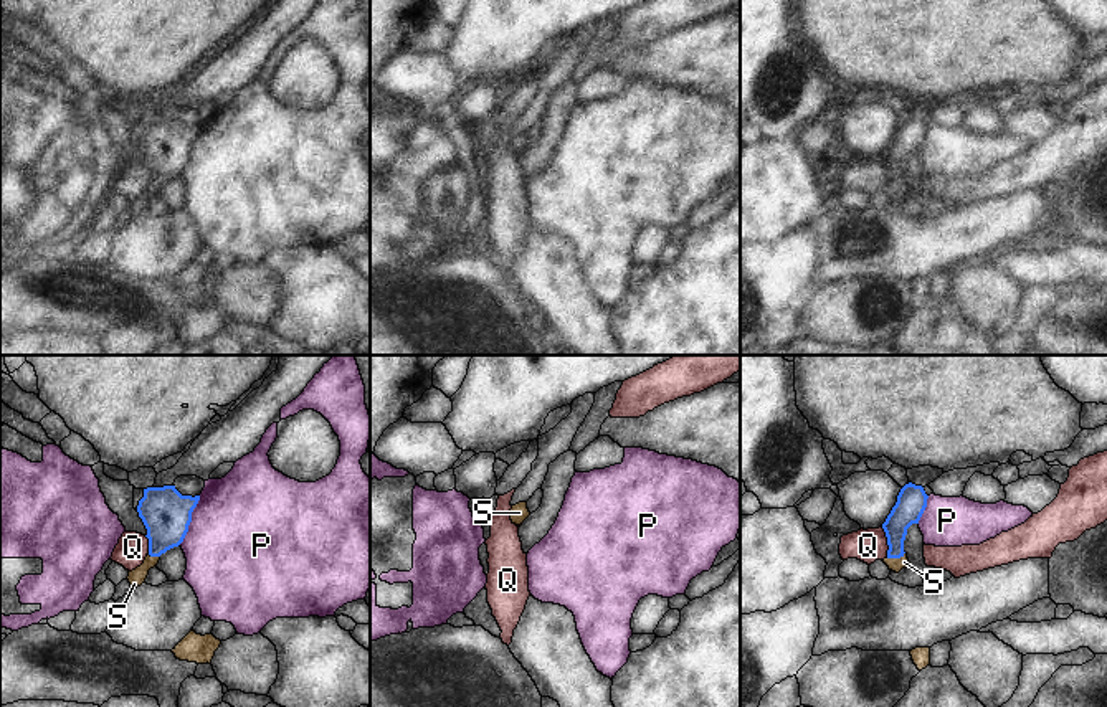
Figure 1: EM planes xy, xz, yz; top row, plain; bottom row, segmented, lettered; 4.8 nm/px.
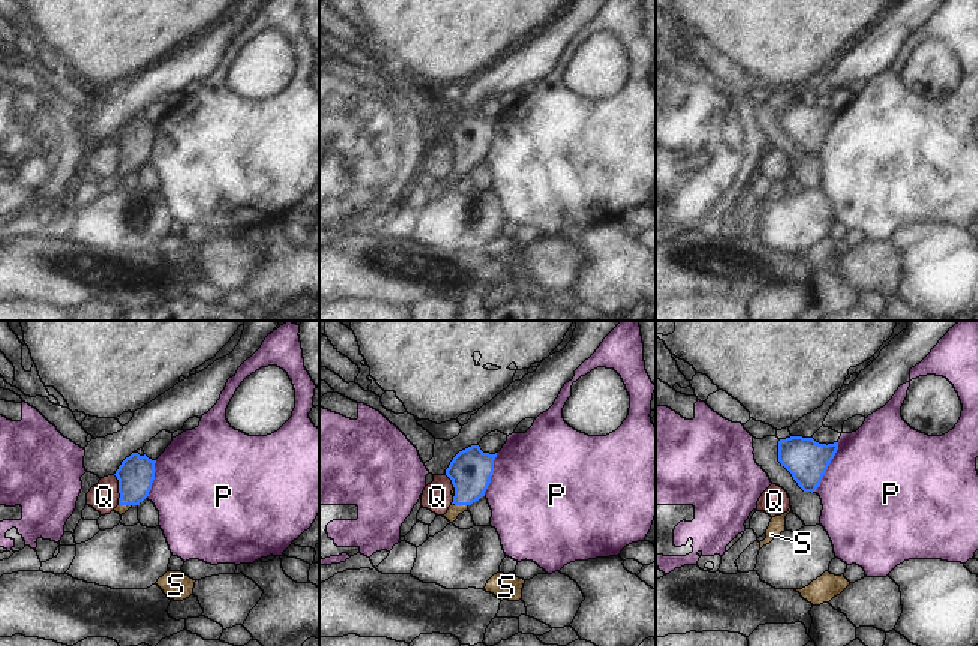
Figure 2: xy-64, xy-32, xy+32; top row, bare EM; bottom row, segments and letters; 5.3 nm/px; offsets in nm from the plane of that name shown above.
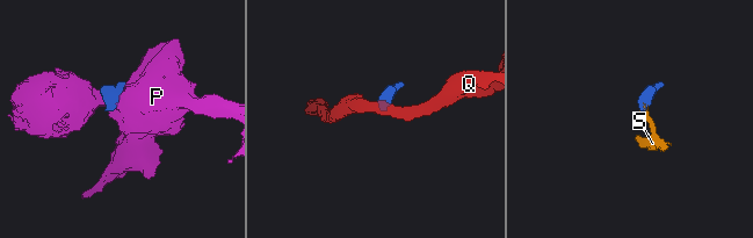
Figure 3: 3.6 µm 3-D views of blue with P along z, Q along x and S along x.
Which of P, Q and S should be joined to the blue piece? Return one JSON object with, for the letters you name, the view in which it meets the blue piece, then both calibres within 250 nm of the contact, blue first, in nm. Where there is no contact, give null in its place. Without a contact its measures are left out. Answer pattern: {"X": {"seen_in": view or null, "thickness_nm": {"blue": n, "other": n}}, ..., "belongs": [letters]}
{"S": {"seen_in": "yz", "thickness_nm": {"blue": 140, "other": 70}}, "belongs": ["S"]}

